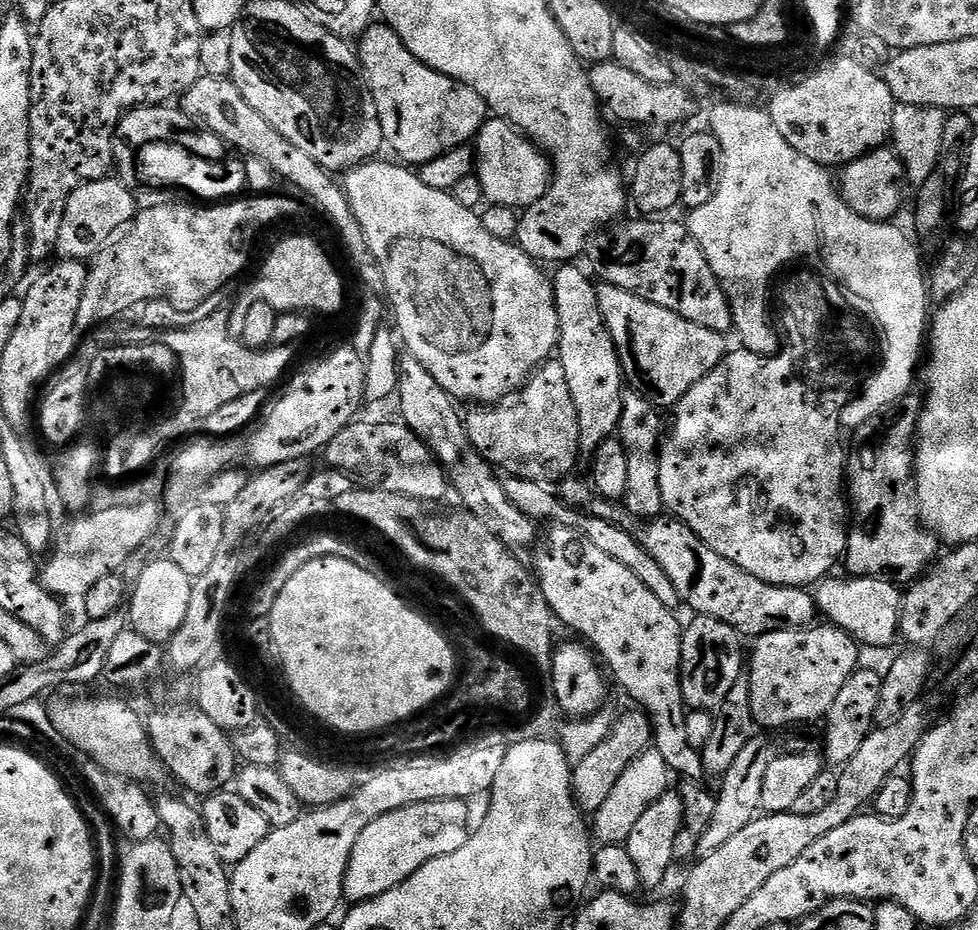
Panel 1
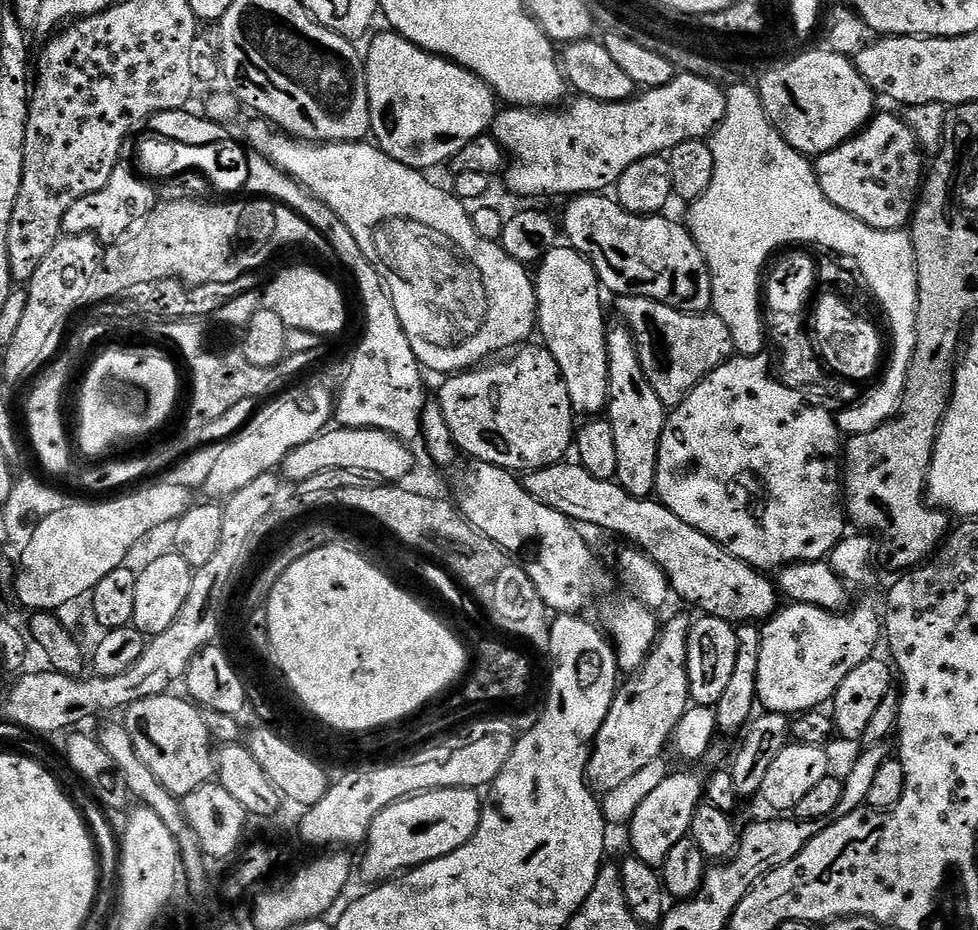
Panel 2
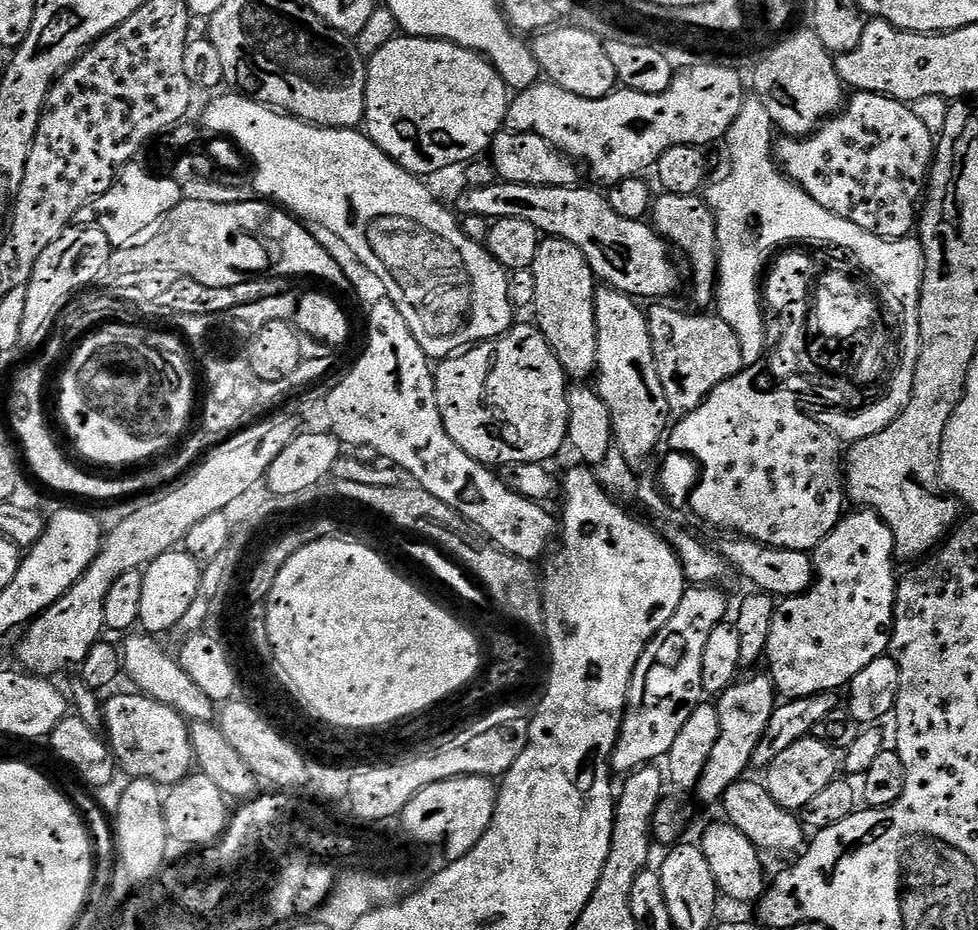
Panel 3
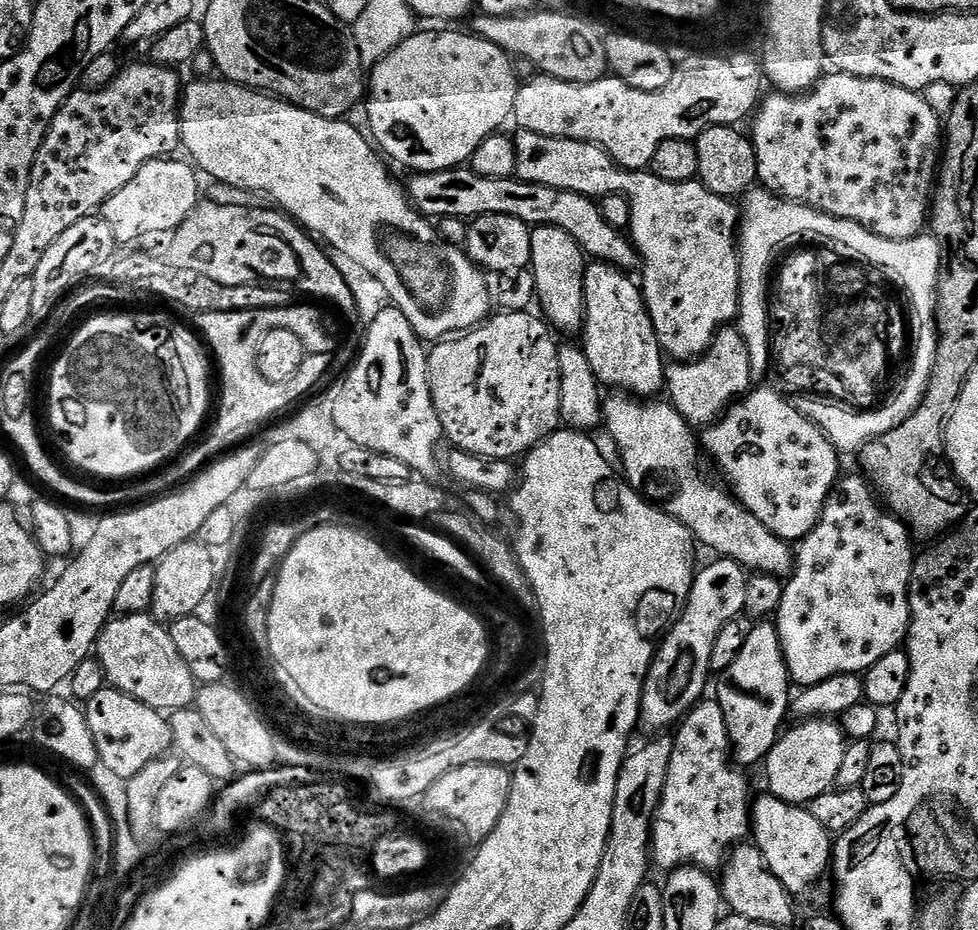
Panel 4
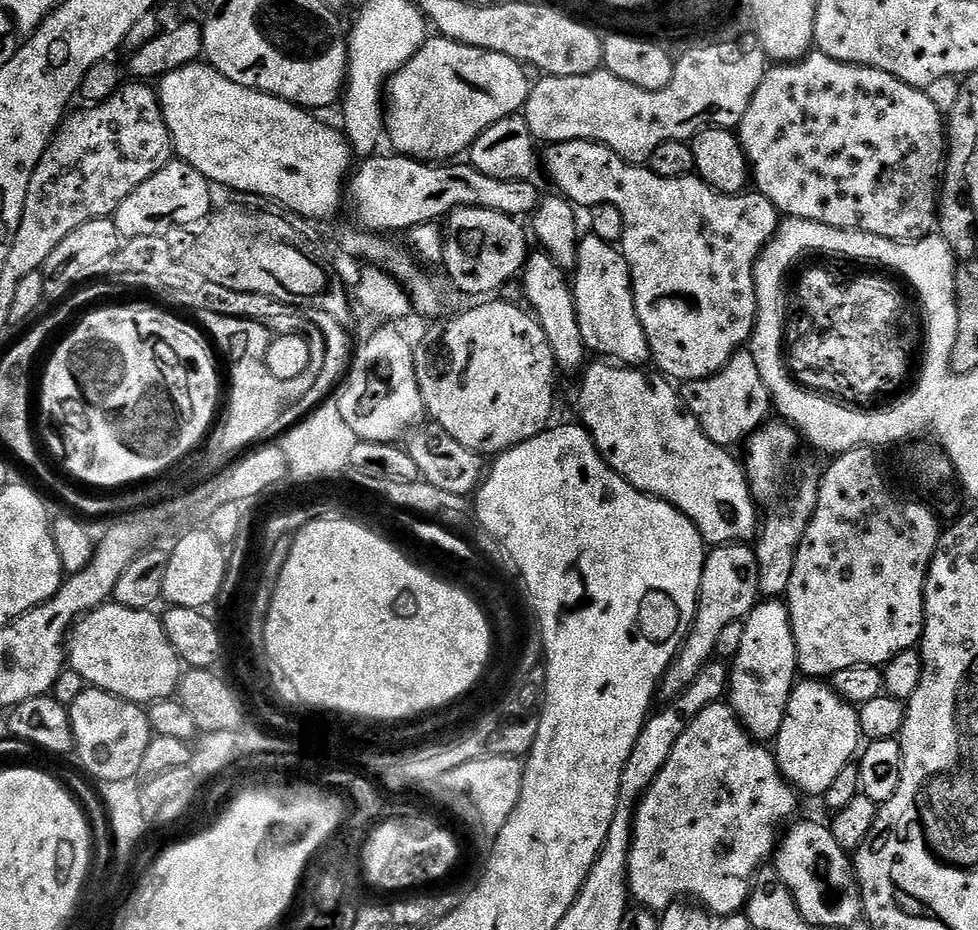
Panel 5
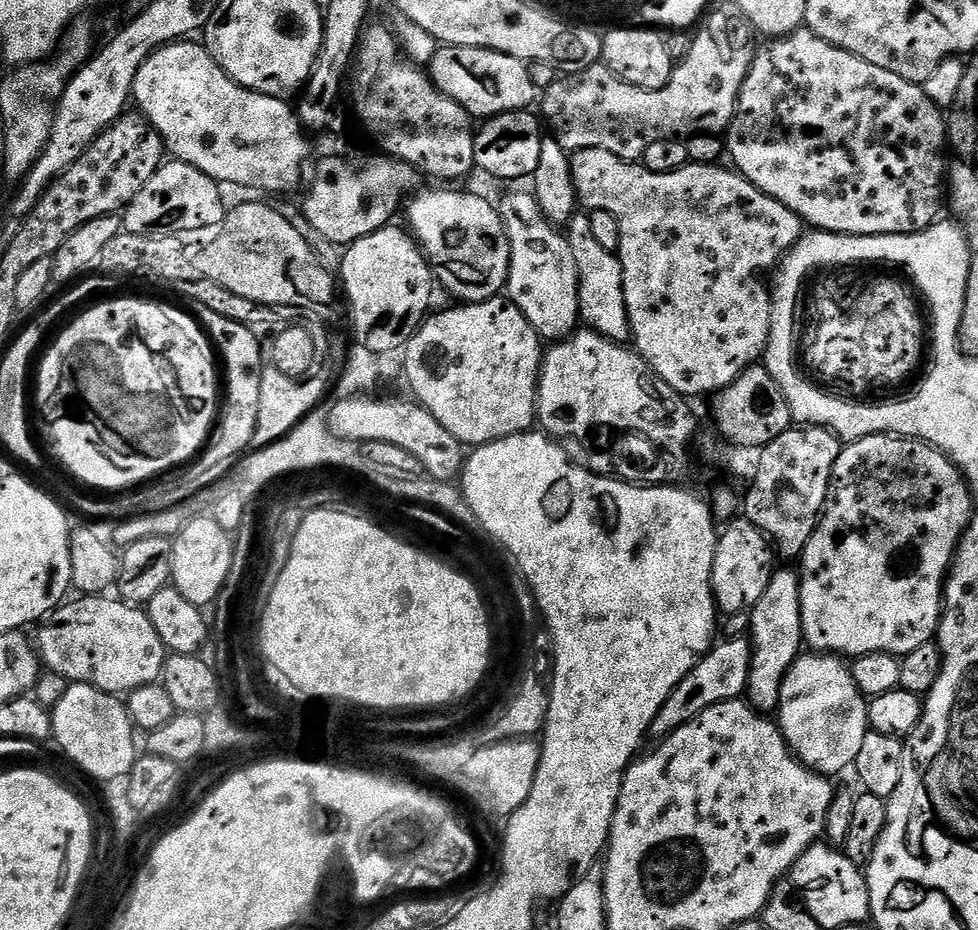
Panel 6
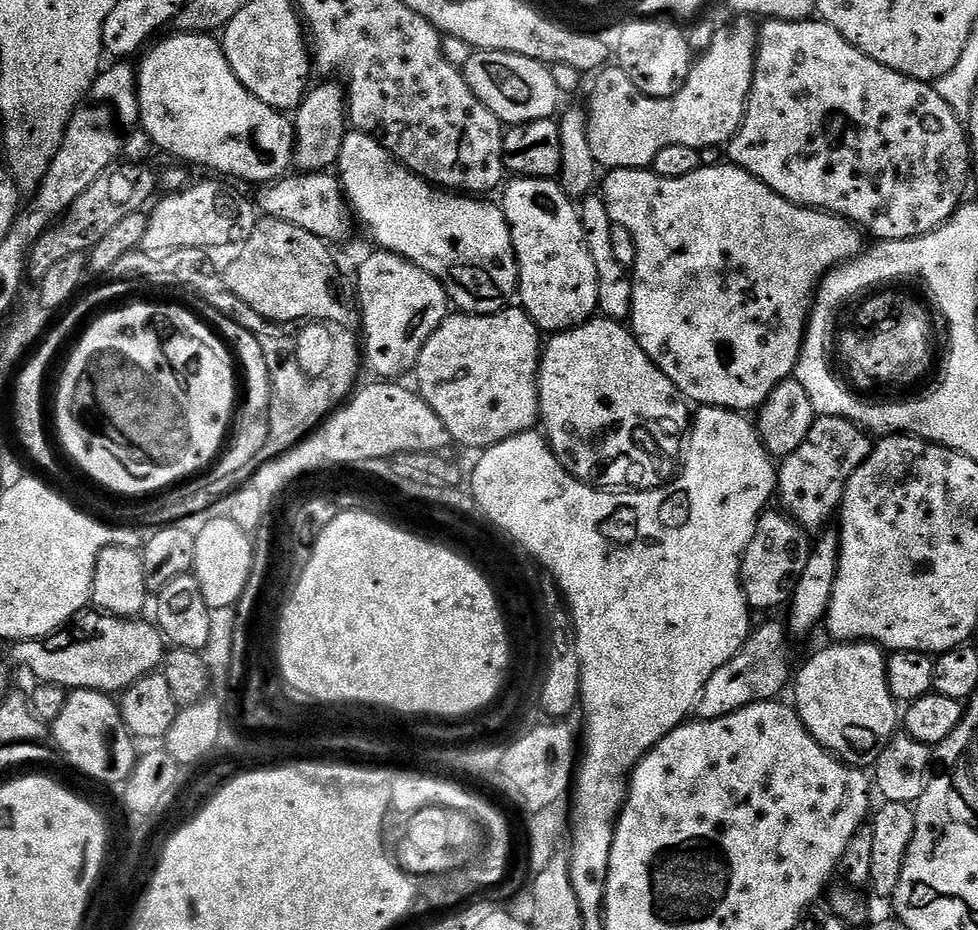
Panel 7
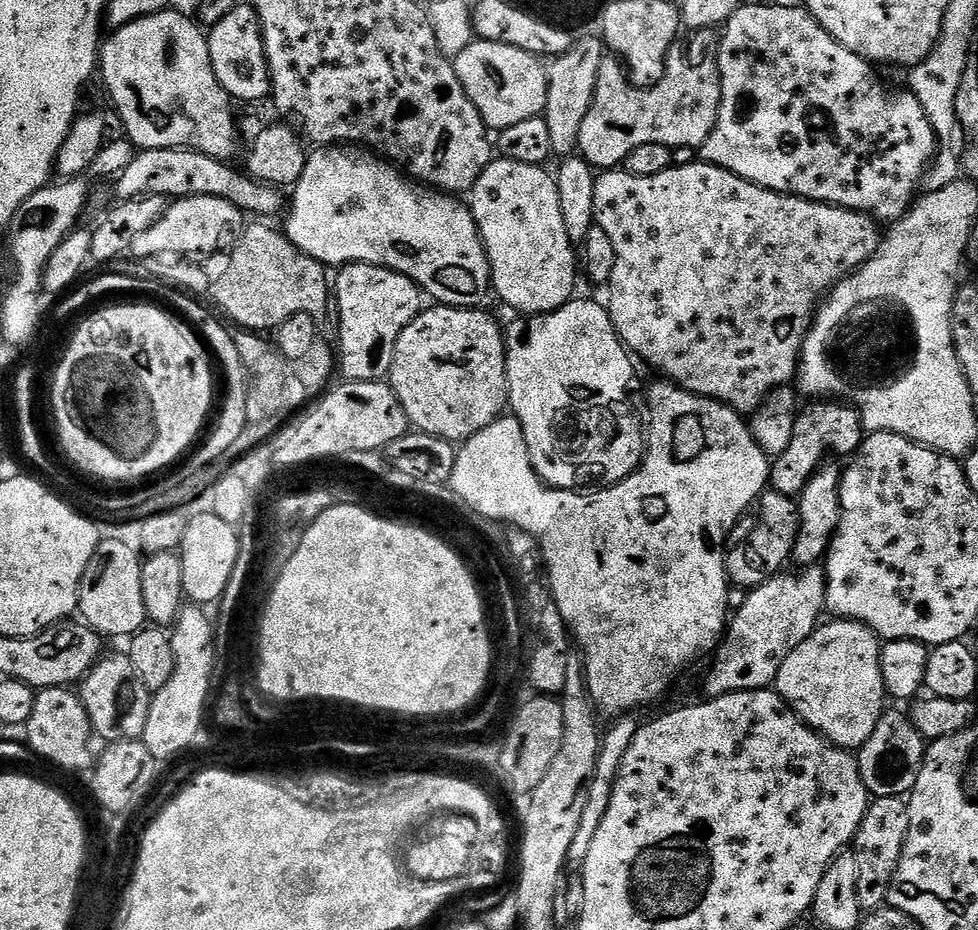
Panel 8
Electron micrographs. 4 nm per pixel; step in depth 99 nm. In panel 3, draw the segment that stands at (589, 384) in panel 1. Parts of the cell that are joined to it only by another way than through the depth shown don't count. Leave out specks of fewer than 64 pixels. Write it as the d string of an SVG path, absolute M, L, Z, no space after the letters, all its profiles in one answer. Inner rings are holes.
M541 239L540 249L530 269L536 283L536 317L540 333L550 342L564 372L573 381L584 382L596 372L598 358L598 330L596 329L596 289L598 277L590 262L565 240Z

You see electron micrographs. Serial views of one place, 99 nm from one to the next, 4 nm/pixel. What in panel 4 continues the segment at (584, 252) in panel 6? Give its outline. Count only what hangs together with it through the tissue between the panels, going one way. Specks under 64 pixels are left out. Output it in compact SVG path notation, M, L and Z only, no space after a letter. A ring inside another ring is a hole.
M592 262L587 265L584 269L584 303L586 305L584 309L584 326L582 329L582 347L586 358L590 362L590 370L594 370L597 380L600 381L601 385L607 386L608 384L612 387L612 390L619 390L624 394L631 394L636 398L656 398L656 396L665 391L666 388L666 356L662 351L658 338L656 337L656 327L652 325L652 319L648 313L648 308L644 304L644 294L639 283L636 284L631 280L627 271L615 268L612 264L602 264L599 262Z

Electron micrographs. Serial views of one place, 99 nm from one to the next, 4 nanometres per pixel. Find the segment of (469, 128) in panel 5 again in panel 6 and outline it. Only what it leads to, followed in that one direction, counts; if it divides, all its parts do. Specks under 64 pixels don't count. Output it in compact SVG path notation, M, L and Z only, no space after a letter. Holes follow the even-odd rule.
M441 47L430 64L430 75L442 91L458 102L473 118L491 118L504 112L522 112L537 103L538 88L525 61L489 48Z

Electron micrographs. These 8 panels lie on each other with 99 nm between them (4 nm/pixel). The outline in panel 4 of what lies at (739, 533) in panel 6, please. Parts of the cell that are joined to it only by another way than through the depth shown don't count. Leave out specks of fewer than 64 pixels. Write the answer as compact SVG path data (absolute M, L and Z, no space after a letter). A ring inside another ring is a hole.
M716 558L713 559L713 561L713 564L708 564L701 570L701 572L699 569L699 571L695 573L692 582L692 589L690 590L690 598L686 602L684 612L681 614L679 620L677 620L676 623L668 629L663 639L661 639L656 650L656 656L653 658L650 670L646 674L646 682L644 683L644 689L642 690L642 702L640 703L639 727L641 729L645 728L648 732L652 732L648 734L660 734L665 730L668 730L668 727L671 729L673 726L679 725L681 721L683 721L684 717L687 716L688 713L691 712L701 700L705 699L707 692L704 691L706 691L707 688L709 691L710 688L710 680L708 684L708 676L710 677L710 673L712 672L712 667L710 666L710 654L714 654L714 642L718 642L718 634L722 634L722 630L726 627L726 625L731 624L737 618L744 616L744 607L746 606L746 590L750 579L749 573L741 566L741 564L734 562L733 560Z

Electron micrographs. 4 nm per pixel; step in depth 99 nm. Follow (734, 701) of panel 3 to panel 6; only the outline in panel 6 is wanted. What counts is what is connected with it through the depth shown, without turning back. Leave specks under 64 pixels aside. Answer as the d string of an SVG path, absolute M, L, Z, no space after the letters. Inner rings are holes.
M791 567L773 571L766 594L750 609L750 643L752 665L746 700L752 708L763 714L772 714L779 709L782 684L792 664L798 659L804 644L802 630L802 606L800 605L800 578Z

